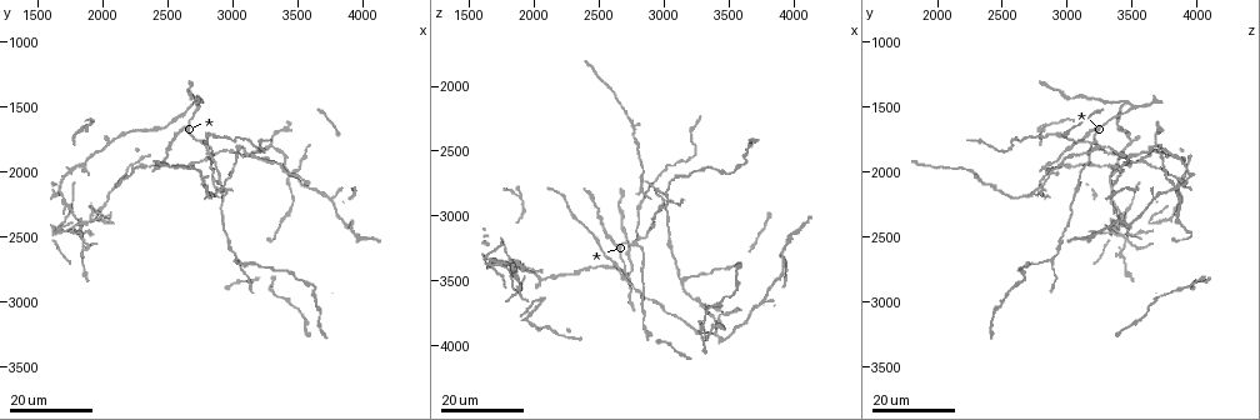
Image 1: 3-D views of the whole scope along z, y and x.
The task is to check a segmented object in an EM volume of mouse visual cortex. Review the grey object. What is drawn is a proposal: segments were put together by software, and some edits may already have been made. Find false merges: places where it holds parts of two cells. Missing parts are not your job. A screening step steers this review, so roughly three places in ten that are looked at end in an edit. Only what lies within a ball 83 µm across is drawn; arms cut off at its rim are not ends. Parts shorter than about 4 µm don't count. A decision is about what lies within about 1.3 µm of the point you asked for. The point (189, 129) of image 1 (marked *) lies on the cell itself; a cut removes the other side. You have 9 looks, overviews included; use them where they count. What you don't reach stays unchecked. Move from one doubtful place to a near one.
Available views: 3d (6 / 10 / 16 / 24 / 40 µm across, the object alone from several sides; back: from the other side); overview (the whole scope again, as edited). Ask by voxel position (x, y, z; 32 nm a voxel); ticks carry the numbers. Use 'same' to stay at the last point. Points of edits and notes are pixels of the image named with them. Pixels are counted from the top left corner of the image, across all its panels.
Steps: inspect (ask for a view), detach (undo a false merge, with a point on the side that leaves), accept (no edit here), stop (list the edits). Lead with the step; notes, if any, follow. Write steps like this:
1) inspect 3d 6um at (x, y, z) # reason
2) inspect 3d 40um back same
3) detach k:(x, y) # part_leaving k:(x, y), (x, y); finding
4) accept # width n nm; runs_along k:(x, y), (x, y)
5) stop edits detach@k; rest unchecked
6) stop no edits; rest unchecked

inspect 3d 16um at (3400, 2360, 3840) # thick turns thin

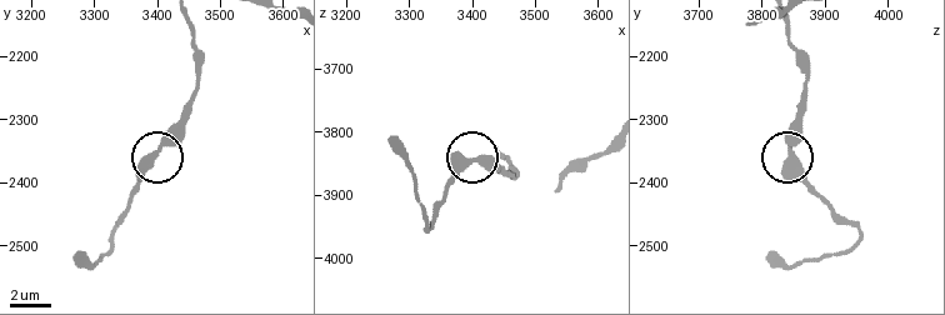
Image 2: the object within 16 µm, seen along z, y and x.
inspect 3d 10um at (3395, 2355, 3850) # closer look

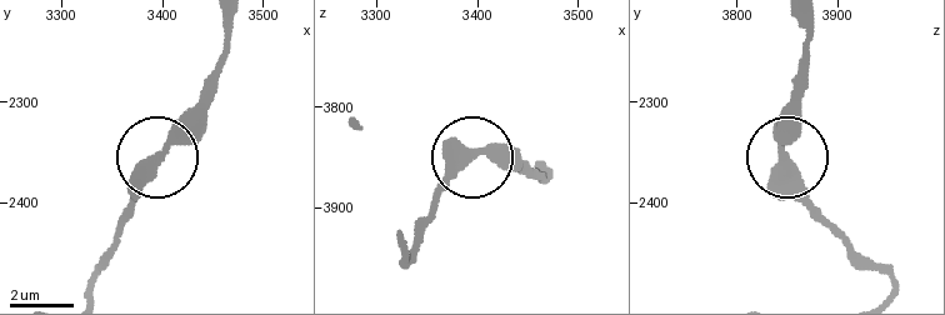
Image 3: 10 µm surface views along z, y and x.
accept # all the same cell

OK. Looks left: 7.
inspect 3d 24um at (2800, 1780, 3200) # four-way junction

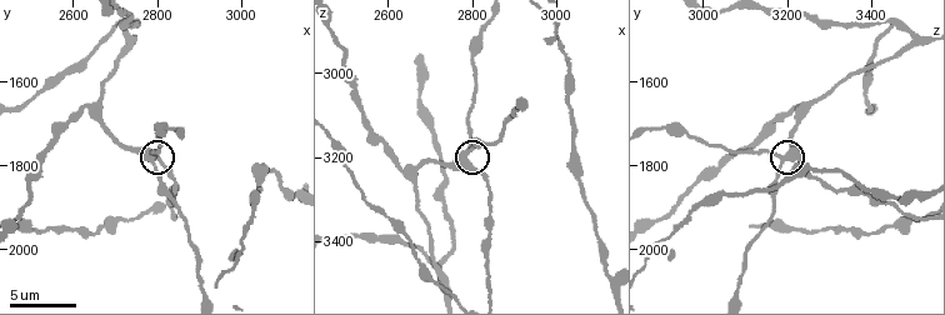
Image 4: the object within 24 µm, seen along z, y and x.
inspect 3d 10um at (2780, 1780, 3210)

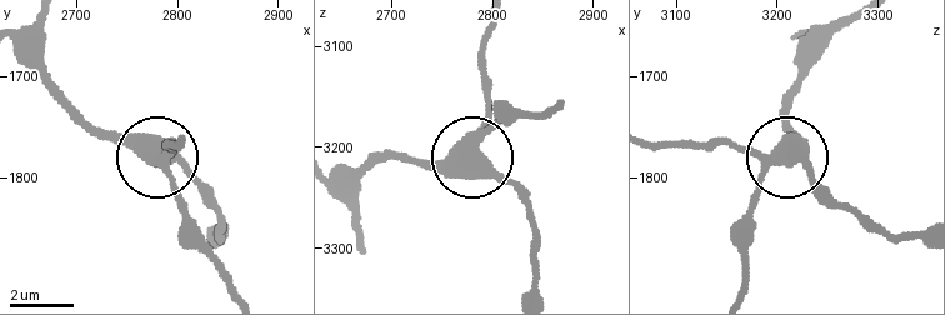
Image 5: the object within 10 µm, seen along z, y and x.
accept # arms 4; runs_along 5:(40, 55), (80, 116), (129, 135), (161, 160), (190, 219); one cell here

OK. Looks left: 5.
inspect 3d 16um at (2820, 1920, 3580)

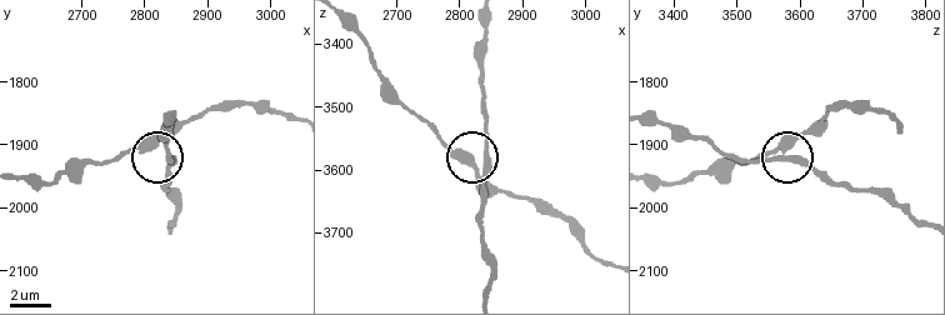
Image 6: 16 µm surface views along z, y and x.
inspect 3d 10um at (2845, 1920, 3580)

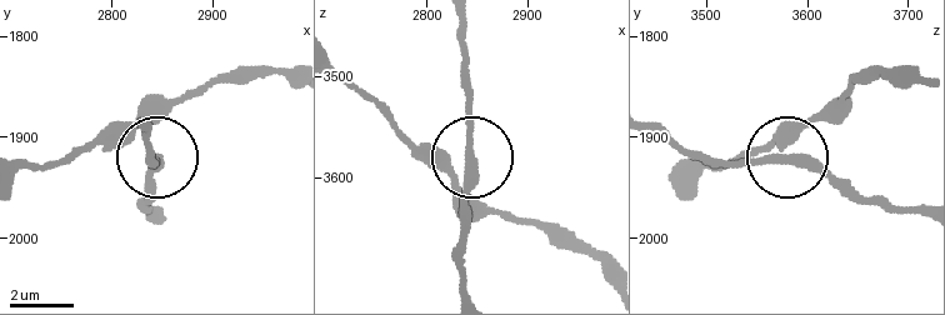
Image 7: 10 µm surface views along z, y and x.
accept # runs_along 7:(466, 20), (475, 181), (466, 219); one cell here

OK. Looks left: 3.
inspect 3d 16um at (3140, 1880, 3480) # side arm on a straight run

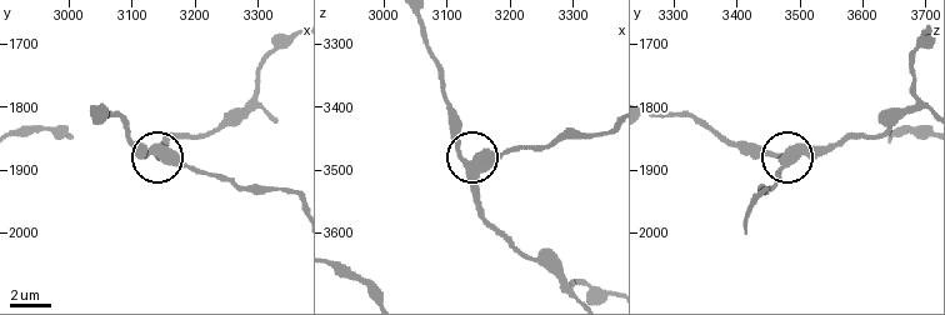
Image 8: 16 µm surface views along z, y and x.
inspect 3d 6um at (3145, 1875, 3485)

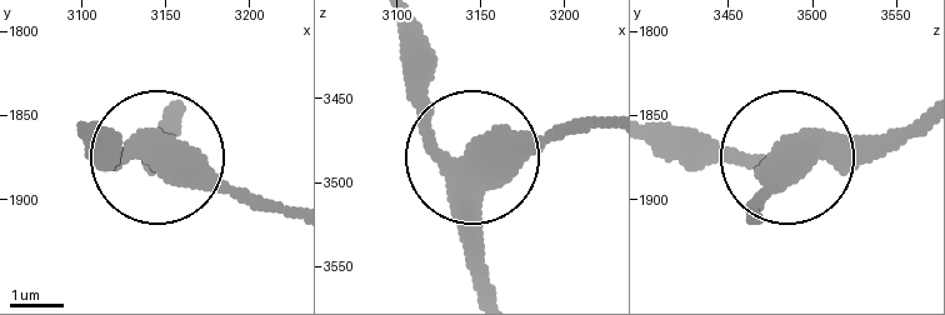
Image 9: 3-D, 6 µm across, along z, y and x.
inspect 3d 6um back at (3138, 1872, 3486)

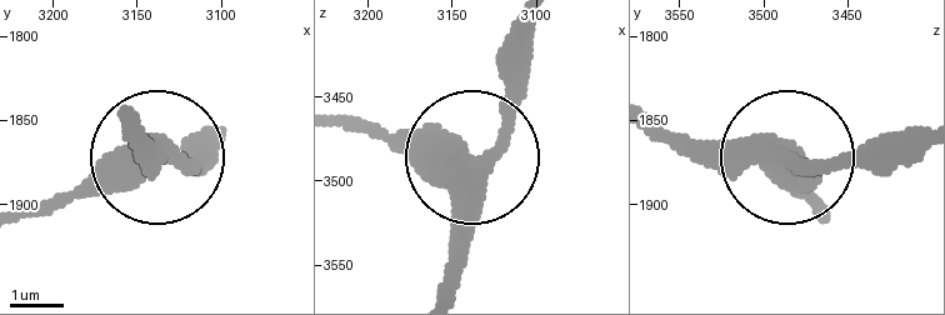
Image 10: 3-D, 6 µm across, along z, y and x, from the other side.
accept # width 430 nm; runs_along 10:(440, 288), (461, 234), (466, 158), (341, 126); one cell here

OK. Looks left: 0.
stop no edits; rest unchecked

